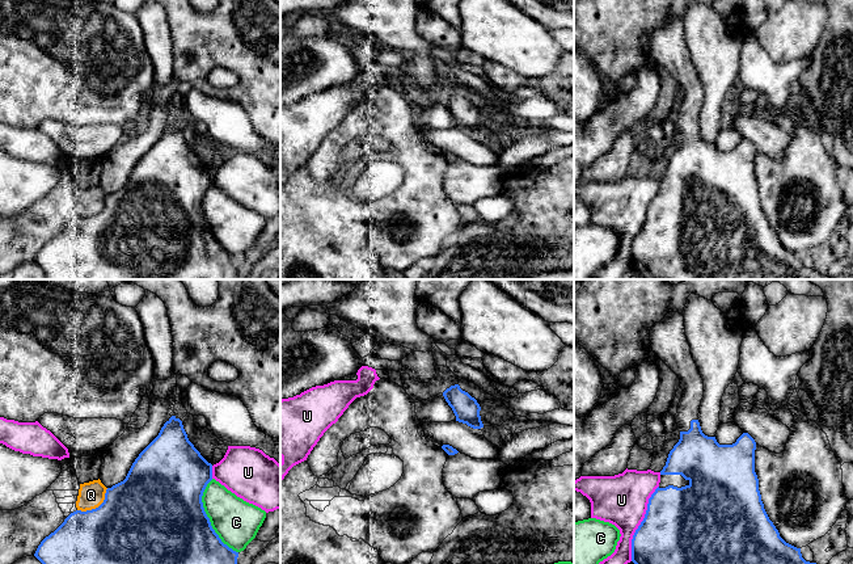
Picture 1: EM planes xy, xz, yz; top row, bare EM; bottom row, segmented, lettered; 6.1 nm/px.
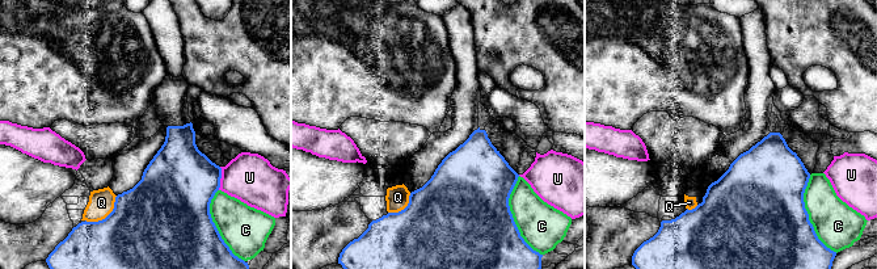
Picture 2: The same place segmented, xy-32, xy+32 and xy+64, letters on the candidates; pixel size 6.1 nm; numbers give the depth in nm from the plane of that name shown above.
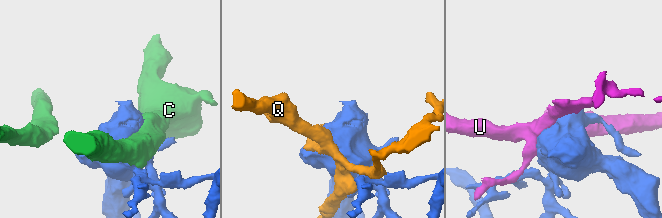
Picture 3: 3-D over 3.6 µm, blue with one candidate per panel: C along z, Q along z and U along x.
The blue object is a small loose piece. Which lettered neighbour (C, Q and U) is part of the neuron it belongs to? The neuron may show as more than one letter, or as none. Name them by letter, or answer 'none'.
none

